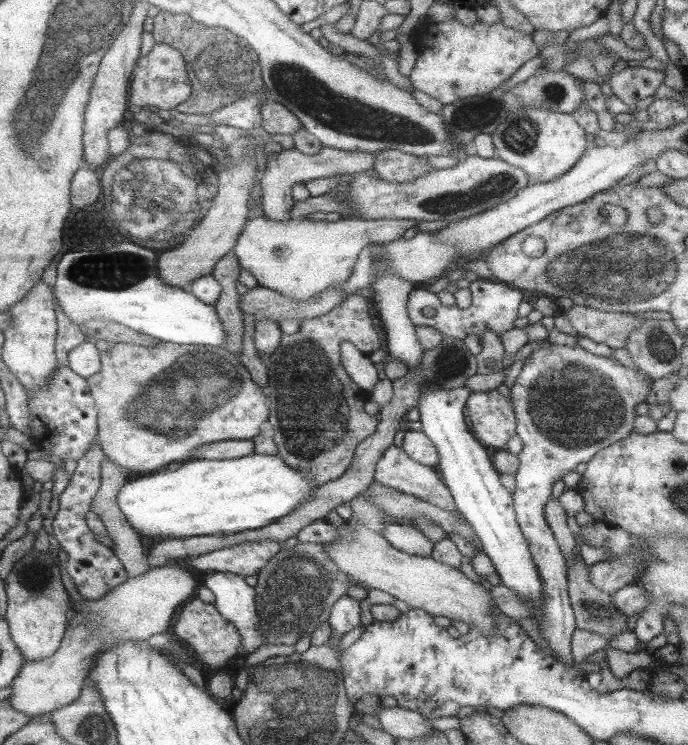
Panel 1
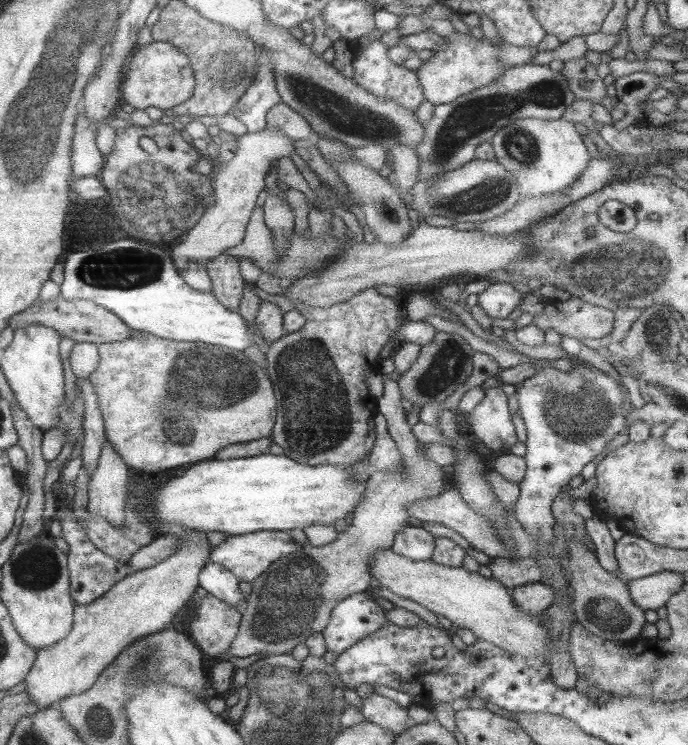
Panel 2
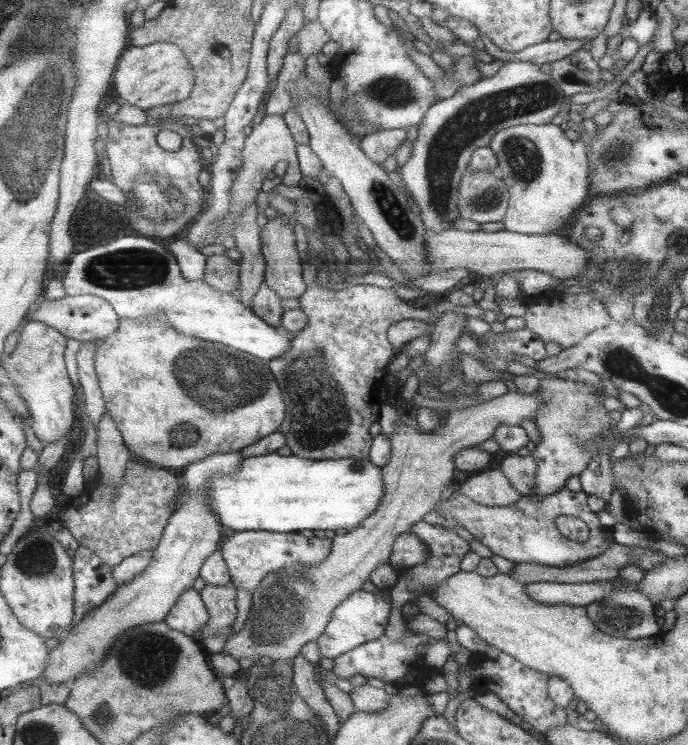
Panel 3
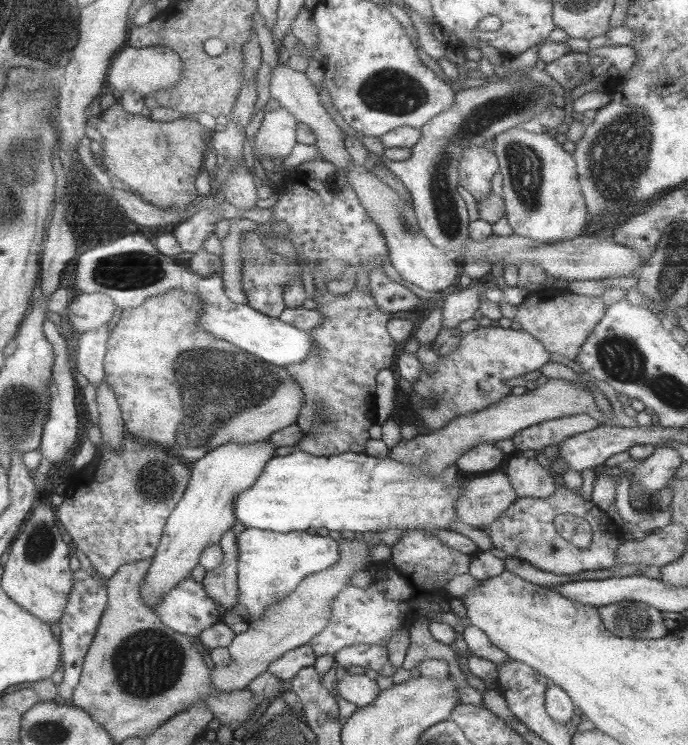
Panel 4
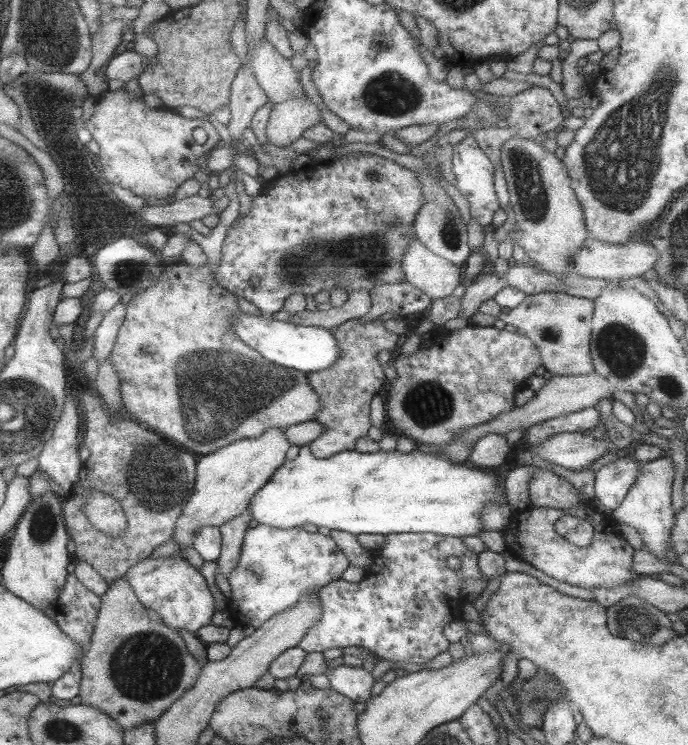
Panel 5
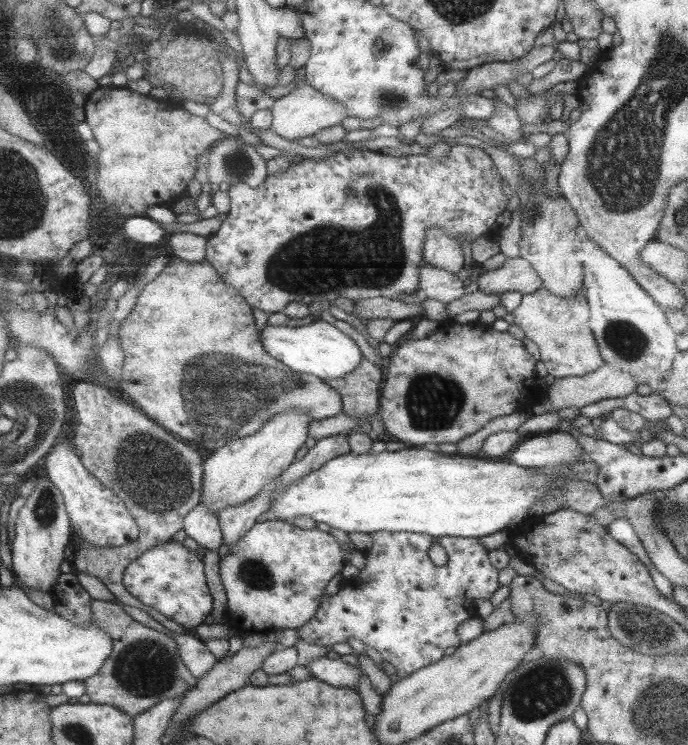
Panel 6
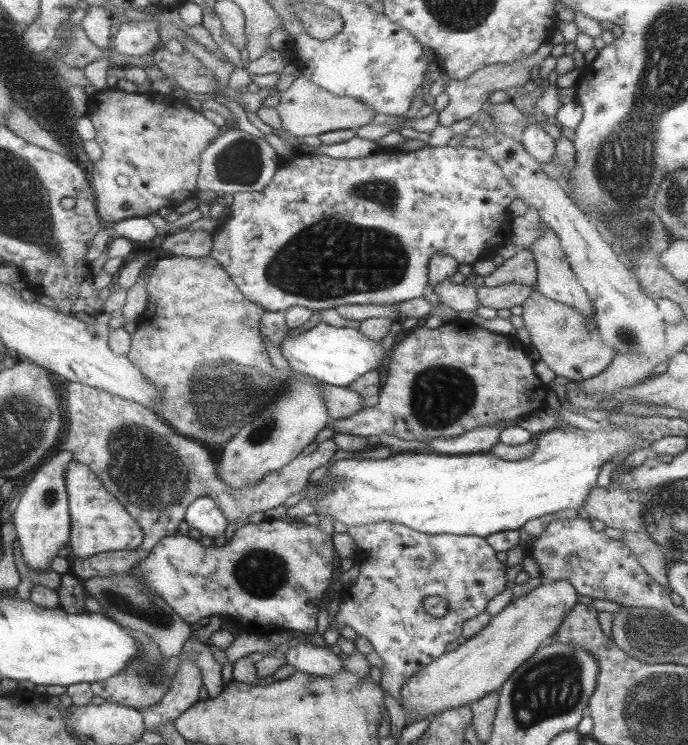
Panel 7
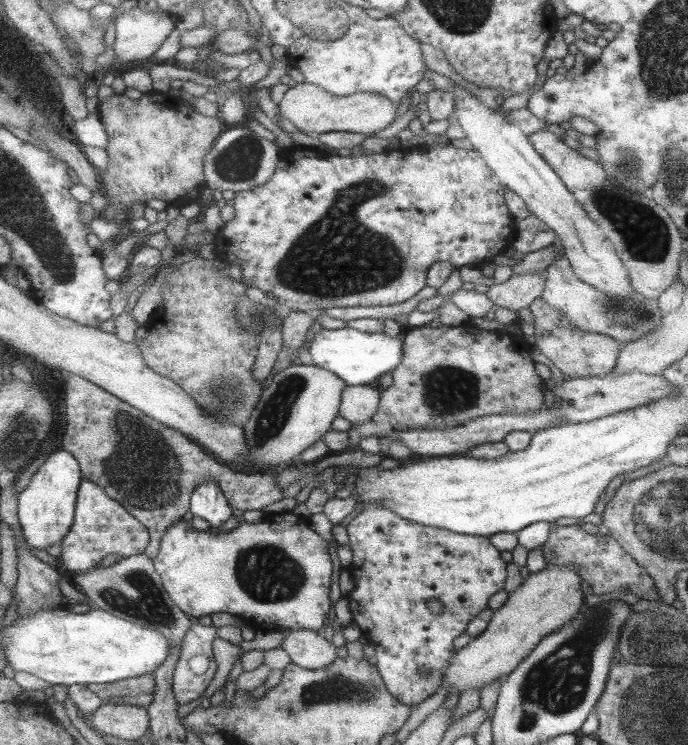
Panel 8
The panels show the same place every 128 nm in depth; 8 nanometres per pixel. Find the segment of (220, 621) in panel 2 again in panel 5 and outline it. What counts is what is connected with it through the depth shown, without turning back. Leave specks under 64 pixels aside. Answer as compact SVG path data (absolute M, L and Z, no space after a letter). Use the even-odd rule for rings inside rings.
M247 509L241 516L231 519L229 523L222 526L222 555L216 562L219 574L229 578L233 575L233 571L237 569L251 520L253 520L253 513L251 513L251 509Z

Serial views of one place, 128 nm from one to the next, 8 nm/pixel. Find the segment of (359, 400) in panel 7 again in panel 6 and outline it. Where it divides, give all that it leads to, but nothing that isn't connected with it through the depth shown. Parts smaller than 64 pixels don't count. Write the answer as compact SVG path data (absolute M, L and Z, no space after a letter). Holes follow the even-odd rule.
M172 256L162 273L153 282L147 284L146 289L137 300L137 306L135 306L131 315L122 322L122 327L118 331L122 340L122 348L126 350L126 362L119 384L120 390L131 402L137 404L151 419L157 421L167 431L177 434L177 436L181 436L185 440L195 440L195 444L201 446L201 448L210 449L213 453L222 446L229 444L232 440L254 435L255 432L265 426L269 419L283 412L303 409L303 411L307 411L309 417L313 417L313 420L323 420L337 416L337 414L343 414L343 396L338 390L332 388L326 380L307 372L299 372L274 358L266 350L266 346L264 346L262 338L259 336L257 324L255 324L253 307L237 288L227 283L227 281L223 281L221 273L217 271L217 268L213 267L213 263L208 259L191 262Z

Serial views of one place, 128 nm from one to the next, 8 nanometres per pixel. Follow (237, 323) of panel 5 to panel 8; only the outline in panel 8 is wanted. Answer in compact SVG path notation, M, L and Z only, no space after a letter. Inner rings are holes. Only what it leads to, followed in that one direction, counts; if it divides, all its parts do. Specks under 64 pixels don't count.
M353 328L340 330L321 330L312 338L305 360L321 368L337 373L348 386L371 385L385 373L393 373L404 360L404 334L370 334Z

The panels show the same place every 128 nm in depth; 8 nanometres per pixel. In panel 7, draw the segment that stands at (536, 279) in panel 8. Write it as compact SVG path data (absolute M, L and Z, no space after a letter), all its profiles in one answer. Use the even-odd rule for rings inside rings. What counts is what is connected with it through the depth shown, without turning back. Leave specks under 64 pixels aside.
M513 282L492 287L482 285L476 287L475 299L477 299L477 306L489 306L496 310L509 309L517 304L523 304L523 300L527 300L527 296L534 289L535 286Z

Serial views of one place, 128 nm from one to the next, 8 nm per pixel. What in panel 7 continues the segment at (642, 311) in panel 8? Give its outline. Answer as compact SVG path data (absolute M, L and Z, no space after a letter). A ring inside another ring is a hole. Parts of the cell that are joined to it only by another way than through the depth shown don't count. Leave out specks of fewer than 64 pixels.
M540 219L539 227L541 227L541 236L535 238L533 244L529 244L525 248L531 251L533 262L535 263L535 289L539 291L539 294L545 296L545 298L549 298L549 300L555 300L555 302L567 304L567 306L579 310L581 315L585 319L588 319L588 324L596 328L596 319L594 318L593 309L591 309L591 301L587 299L587 293L585 293L583 287L577 282L573 272L571 272L569 262L565 258L558 236Z

